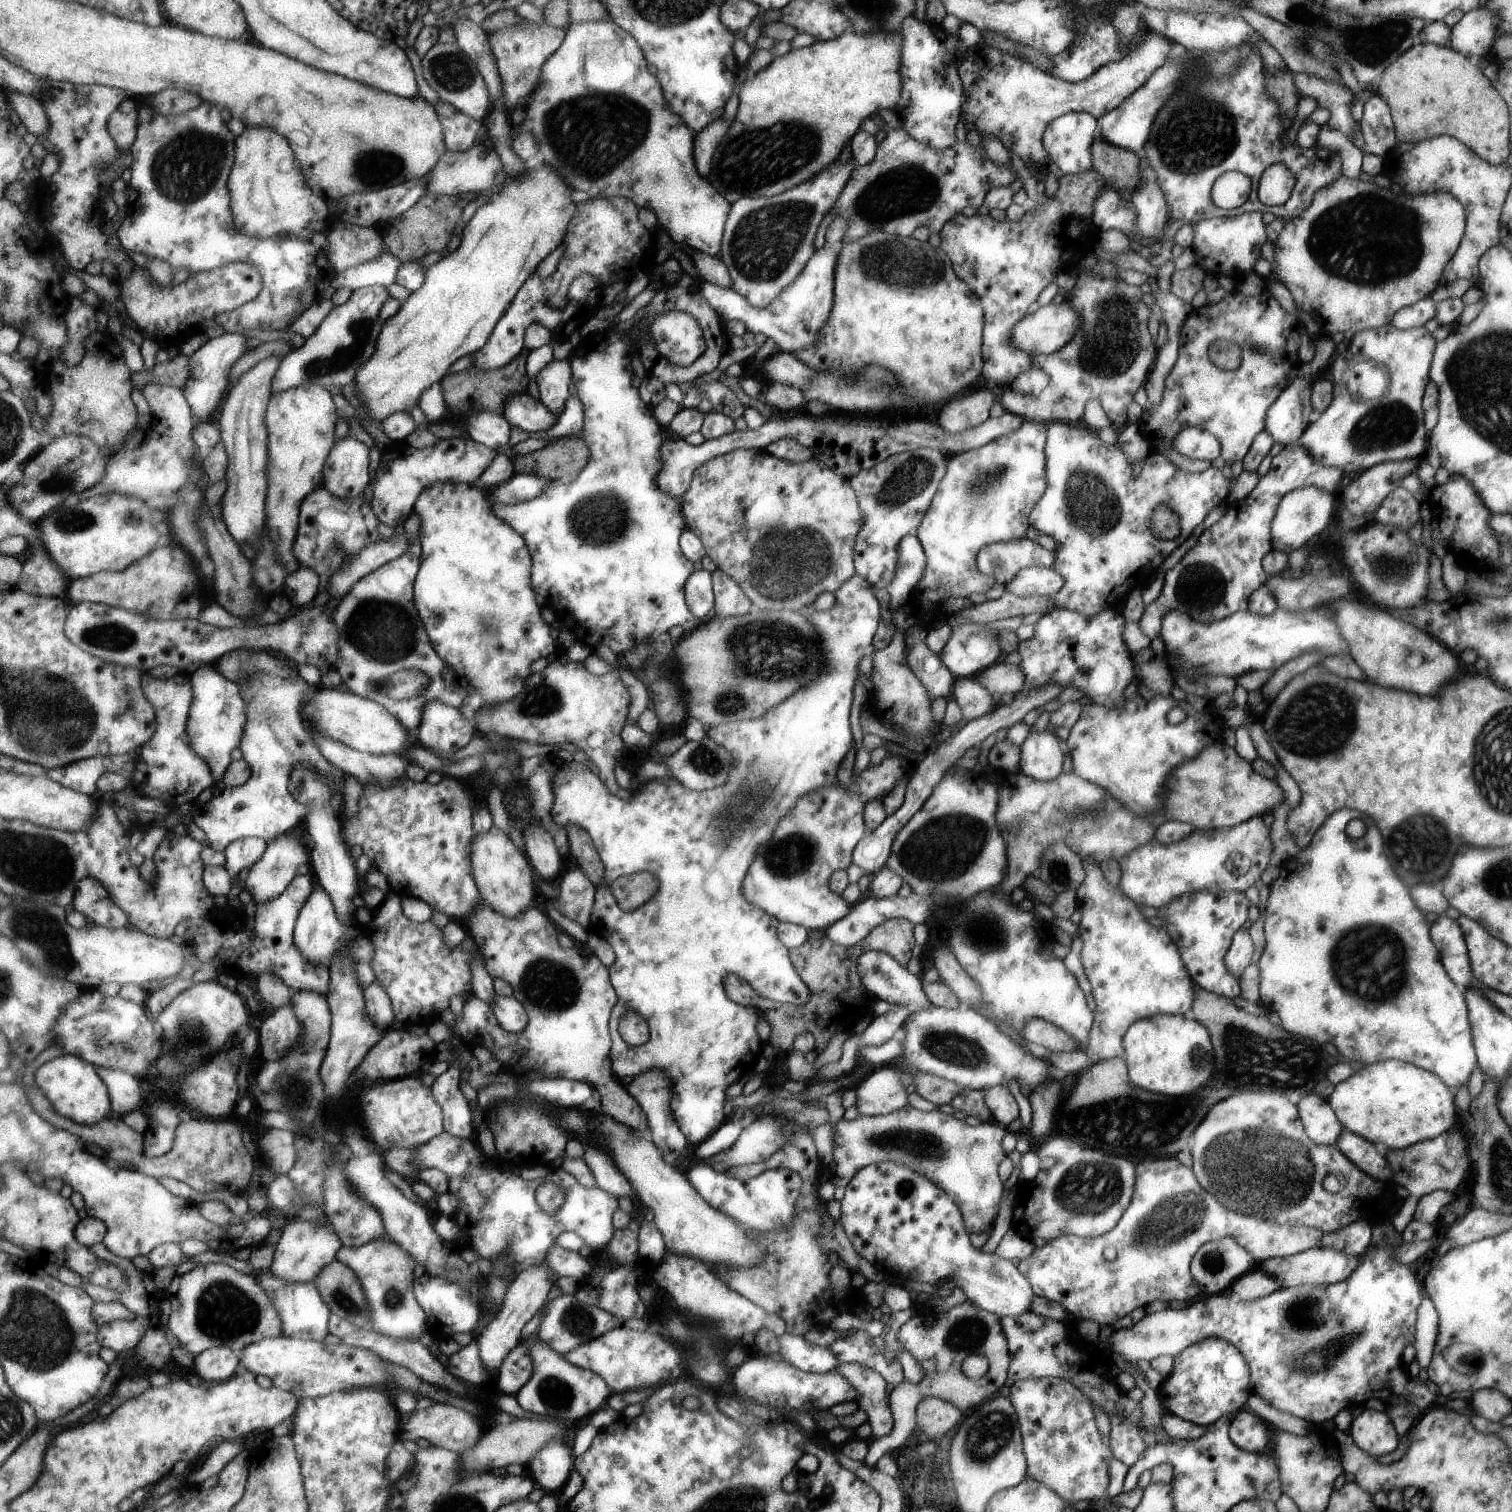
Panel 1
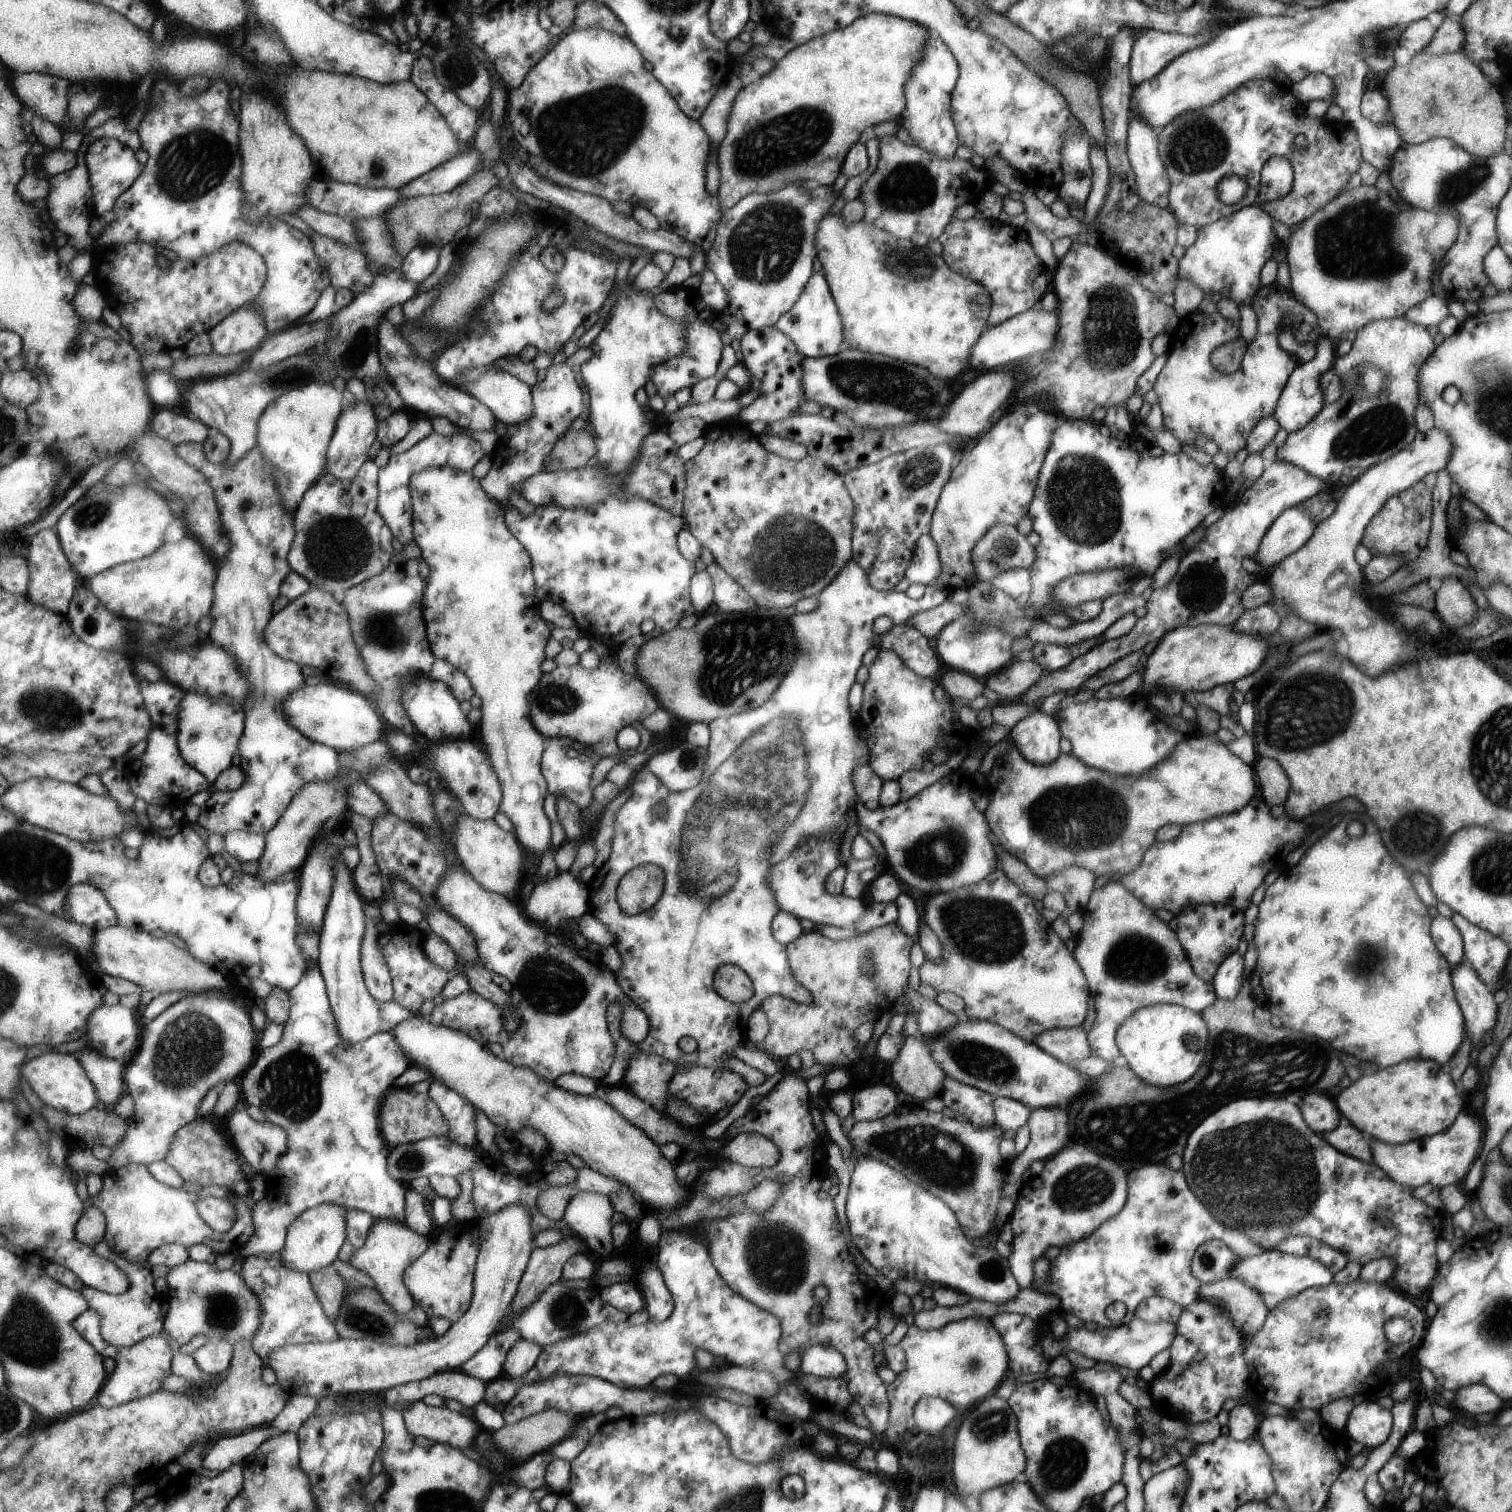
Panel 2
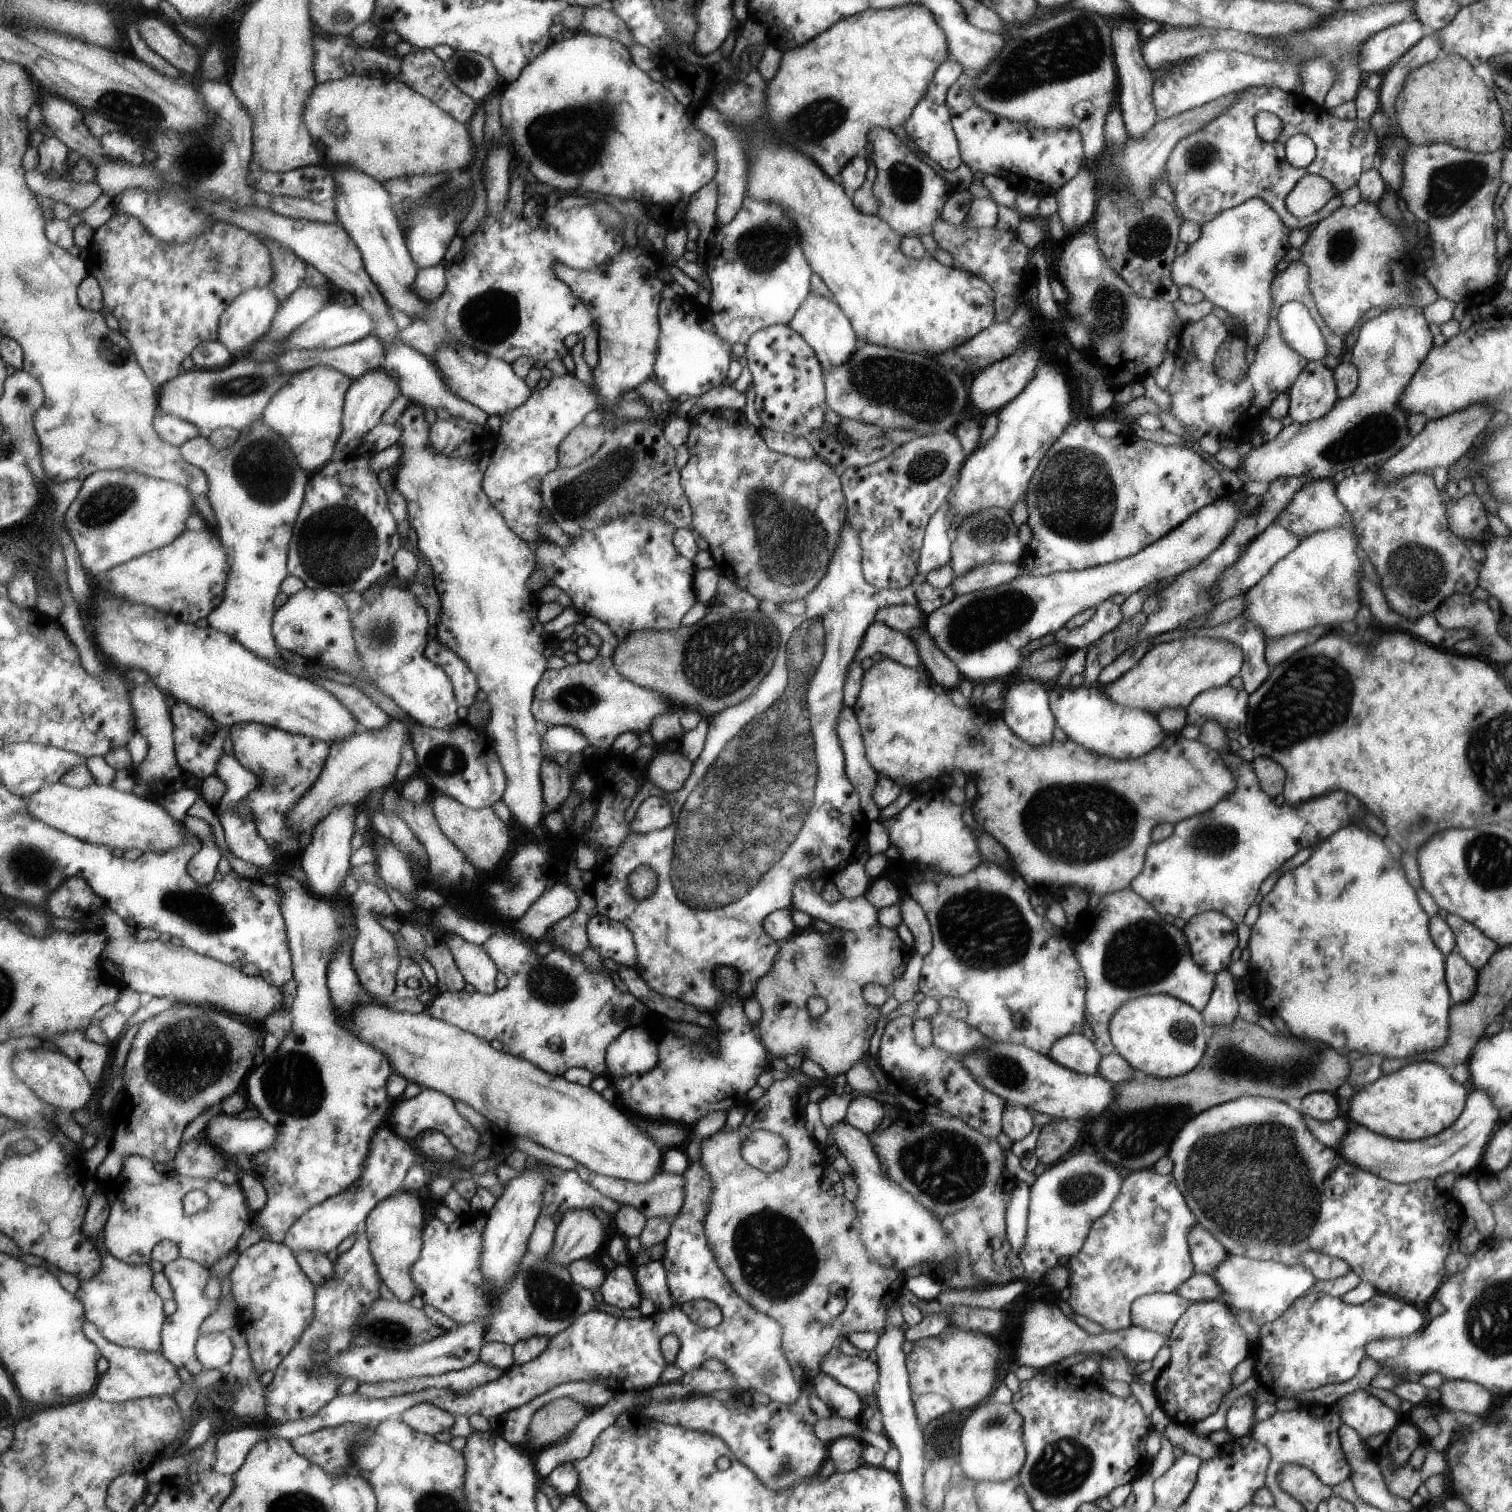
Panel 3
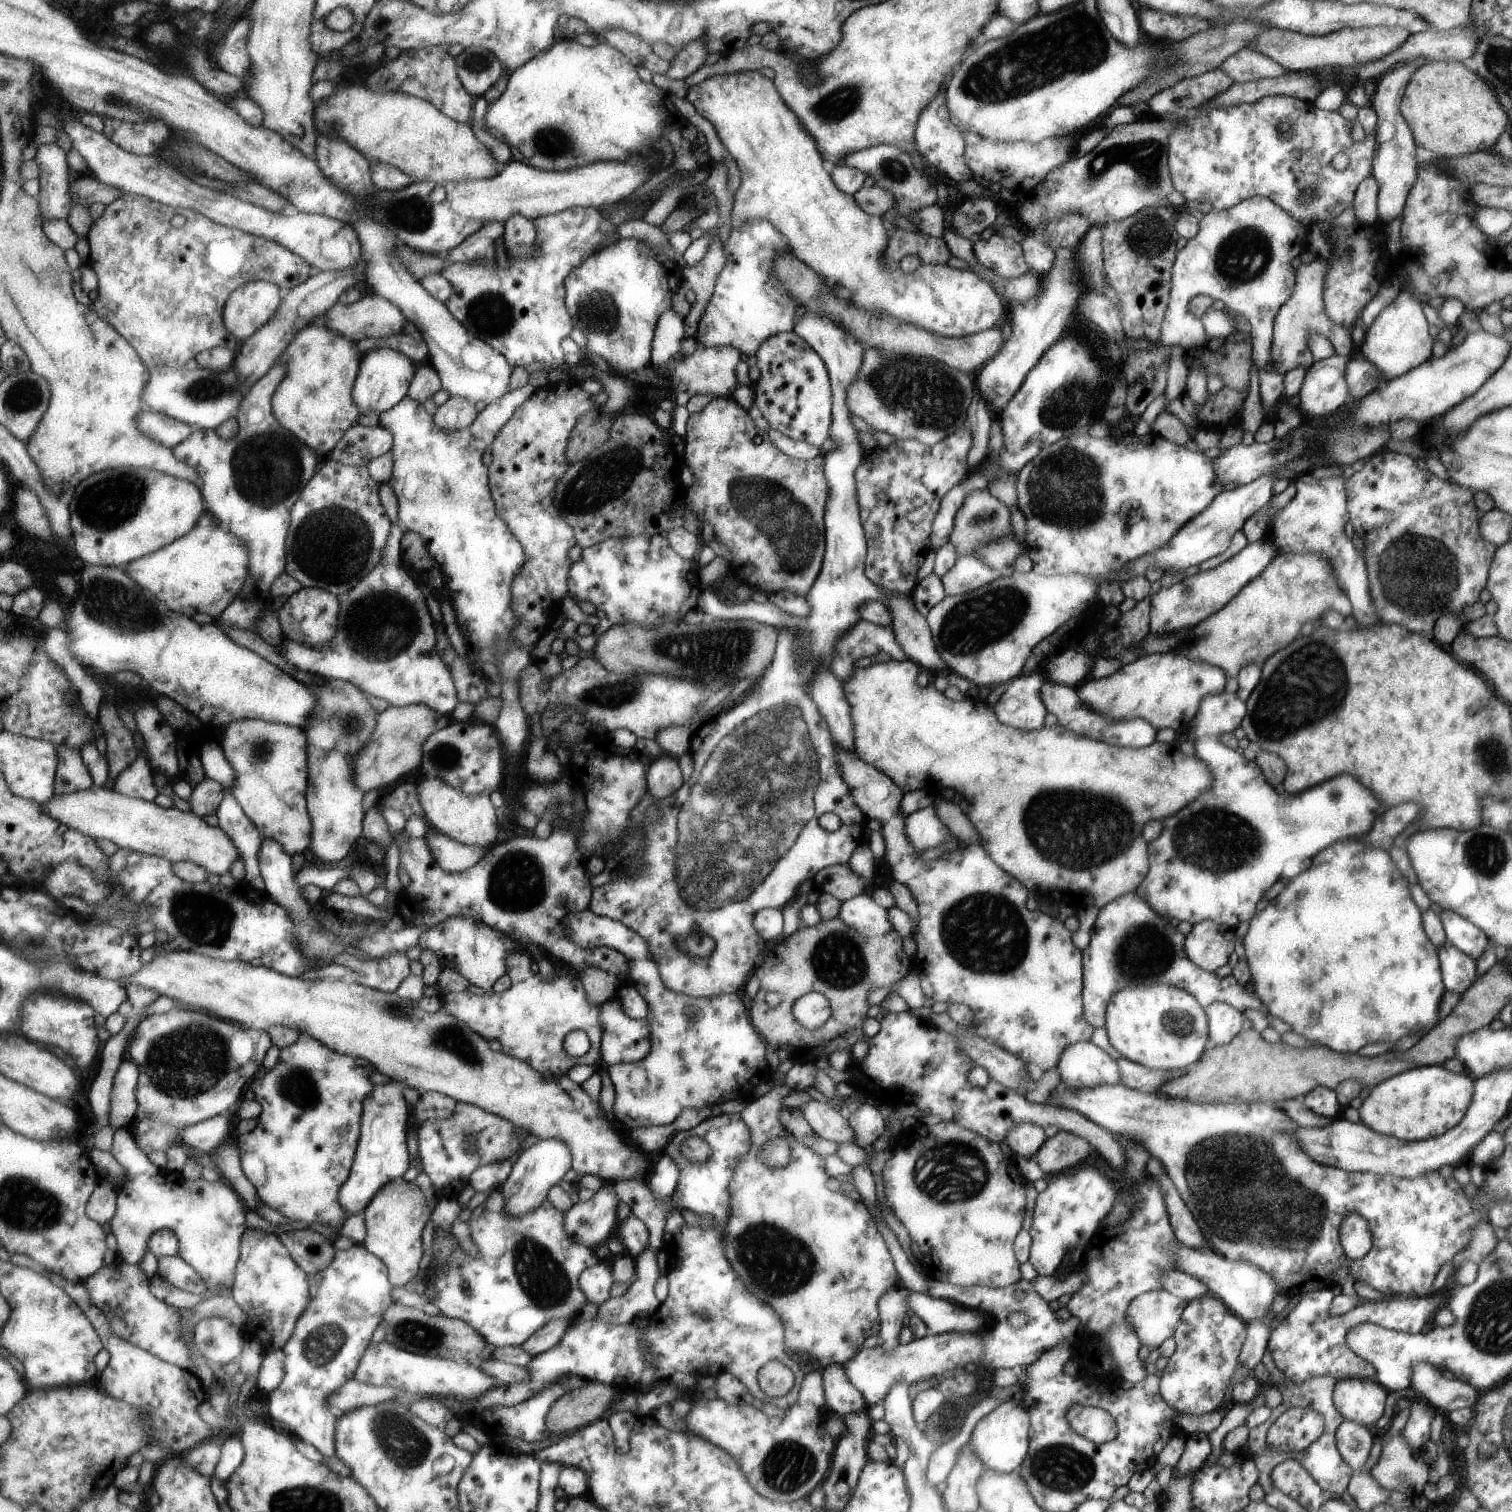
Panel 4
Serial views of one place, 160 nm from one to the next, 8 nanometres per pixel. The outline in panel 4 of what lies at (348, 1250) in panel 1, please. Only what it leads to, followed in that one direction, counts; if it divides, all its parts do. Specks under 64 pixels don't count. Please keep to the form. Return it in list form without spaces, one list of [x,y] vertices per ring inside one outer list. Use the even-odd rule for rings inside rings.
[[[404,1177],[395,1178],[383,1186],[383,1190],[373,1200],[365,1211],[367,1249],[382,1259],[389,1269],[391,1282],[395,1287],[409,1284],[419,1270],[423,1258],[423,1230],[431,1220],[431,1206],[425,1192],[416,1184],[407,1182]]]

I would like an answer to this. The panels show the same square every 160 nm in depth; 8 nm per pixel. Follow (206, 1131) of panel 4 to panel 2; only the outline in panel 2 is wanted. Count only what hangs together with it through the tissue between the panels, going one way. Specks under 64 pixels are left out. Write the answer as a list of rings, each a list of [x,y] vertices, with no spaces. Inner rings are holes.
[[[247,1109],[226,1120],[227,1132],[235,1146],[257,1174],[265,1175],[278,1165],[288,1149],[288,1132],[269,1120],[257,1122]]]

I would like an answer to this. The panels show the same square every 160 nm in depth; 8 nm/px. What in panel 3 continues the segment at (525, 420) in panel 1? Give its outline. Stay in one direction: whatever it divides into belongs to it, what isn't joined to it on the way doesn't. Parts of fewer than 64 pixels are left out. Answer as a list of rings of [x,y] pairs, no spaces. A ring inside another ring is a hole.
[[[445,345],[436,354],[435,361],[440,370],[444,373],[449,388],[460,396],[479,406],[489,416],[502,417],[510,410],[518,409],[525,404],[531,394],[532,388],[527,384],[526,379],[521,378],[514,369],[514,366],[503,359],[492,357],[483,351],[472,349],[465,345]]]

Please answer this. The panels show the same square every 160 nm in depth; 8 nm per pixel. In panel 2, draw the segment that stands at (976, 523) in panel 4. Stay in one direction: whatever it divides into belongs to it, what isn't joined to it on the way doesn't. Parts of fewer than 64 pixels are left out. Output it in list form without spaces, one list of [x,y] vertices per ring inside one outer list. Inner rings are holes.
[[[1007,523],[990,526],[970,550],[974,578],[980,581],[988,581],[998,572],[1010,568],[1026,569],[1034,558],[1034,546],[1014,525]]]

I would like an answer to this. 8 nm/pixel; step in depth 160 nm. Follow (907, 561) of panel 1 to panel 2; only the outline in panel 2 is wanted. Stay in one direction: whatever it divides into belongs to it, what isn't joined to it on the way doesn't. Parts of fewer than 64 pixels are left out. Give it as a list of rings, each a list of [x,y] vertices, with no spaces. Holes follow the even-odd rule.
[[[928,532],[918,538],[913,550],[909,566],[905,569],[904,577],[910,583],[921,583],[937,579],[941,572],[940,560],[935,541]]]

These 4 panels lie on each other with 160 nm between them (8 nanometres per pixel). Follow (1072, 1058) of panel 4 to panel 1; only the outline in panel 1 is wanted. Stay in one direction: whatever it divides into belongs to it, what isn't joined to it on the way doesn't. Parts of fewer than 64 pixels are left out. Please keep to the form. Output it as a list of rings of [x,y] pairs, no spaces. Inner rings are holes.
[[[1028,1019],[1020,1033],[1025,1042],[1039,1044],[1051,1052],[1069,1052],[1078,1048],[1078,1044],[1061,1028],[1043,1019]]]

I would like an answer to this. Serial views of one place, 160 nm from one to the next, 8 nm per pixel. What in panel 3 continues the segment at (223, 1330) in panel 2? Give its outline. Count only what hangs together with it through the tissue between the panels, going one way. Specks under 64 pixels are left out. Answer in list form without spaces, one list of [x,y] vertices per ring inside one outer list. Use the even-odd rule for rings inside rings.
[[[179,1257],[177,1260],[163,1266],[163,1272],[167,1275],[174,1290],[174,1300],[177,1310],[167,1316],[162,1328],[162,1353],[170,1359],[179,1369],[186,1368],[192,1375],[205,1372],[206,1366],[199,1360],[196,1346],[201,1335],[201,1324],[217,1310],[219,1297],[216,1300],[205,1296],[205,1288],[209,1282],[209,1269],[199,1262]]]

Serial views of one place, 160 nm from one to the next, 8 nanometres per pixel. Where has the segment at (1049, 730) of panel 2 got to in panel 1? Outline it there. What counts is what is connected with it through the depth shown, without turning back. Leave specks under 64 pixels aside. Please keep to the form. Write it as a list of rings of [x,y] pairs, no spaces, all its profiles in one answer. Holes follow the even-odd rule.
[[[1031,728],[1025,740],[1018,746],[1019,770],[1038,781],[1054,780],[1061,772],[1061,760],[1064,759],[1057,744],[1057,738],[1049,734],[1047,728],[1042,731],[1033,731]]]

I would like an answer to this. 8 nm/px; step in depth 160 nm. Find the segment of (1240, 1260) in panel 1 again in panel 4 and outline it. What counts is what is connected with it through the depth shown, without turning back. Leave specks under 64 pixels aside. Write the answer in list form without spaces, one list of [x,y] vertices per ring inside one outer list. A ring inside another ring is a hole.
[[[1166,1173],[1156,1176],[1165,1200],[1167,1212],[1170,1215],[1170,1225],[1173,1227],[1175,1240],[1190,1247],[1204,1247],[1208,1245],[1203,1238],[1202,1230],[1198,1227],[1194,1215],[1187,1210],[1186,1203],[1179,1198],[1173,1183],[1167,1178]]]

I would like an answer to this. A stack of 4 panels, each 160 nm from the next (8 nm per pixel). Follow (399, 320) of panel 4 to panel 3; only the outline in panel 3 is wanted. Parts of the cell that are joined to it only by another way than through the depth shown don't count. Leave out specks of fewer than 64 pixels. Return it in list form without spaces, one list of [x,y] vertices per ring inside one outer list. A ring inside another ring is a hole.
[[[332,302],[321,312],[313,315],[299,330],[296,330],[287,341],[282,341],[281,354],[289,349],[334,349],[343,345],[349,345],[361,340],[374,332],[374,320],[371,315],[363,310],[357,302],[352,307],[342,306]]]

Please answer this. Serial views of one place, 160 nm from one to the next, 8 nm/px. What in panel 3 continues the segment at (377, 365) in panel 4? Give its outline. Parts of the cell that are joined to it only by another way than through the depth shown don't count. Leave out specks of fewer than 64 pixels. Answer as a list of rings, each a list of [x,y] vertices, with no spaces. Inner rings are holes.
[[[372,370],[355,379],[346,394],[346,408],[344,410],[343,432],[338,440],[338,446],[334,452],[333,461],[345,461],[351,458],[355,446],[363,440],[363,437],[381,422],[387,408],[395,402],[395,398],[402,394],[402,388],[397,379],[388,372]]]

